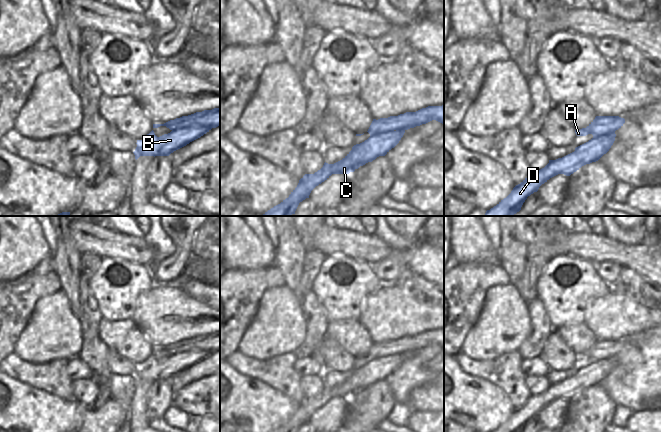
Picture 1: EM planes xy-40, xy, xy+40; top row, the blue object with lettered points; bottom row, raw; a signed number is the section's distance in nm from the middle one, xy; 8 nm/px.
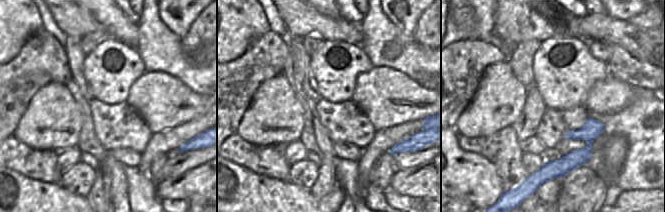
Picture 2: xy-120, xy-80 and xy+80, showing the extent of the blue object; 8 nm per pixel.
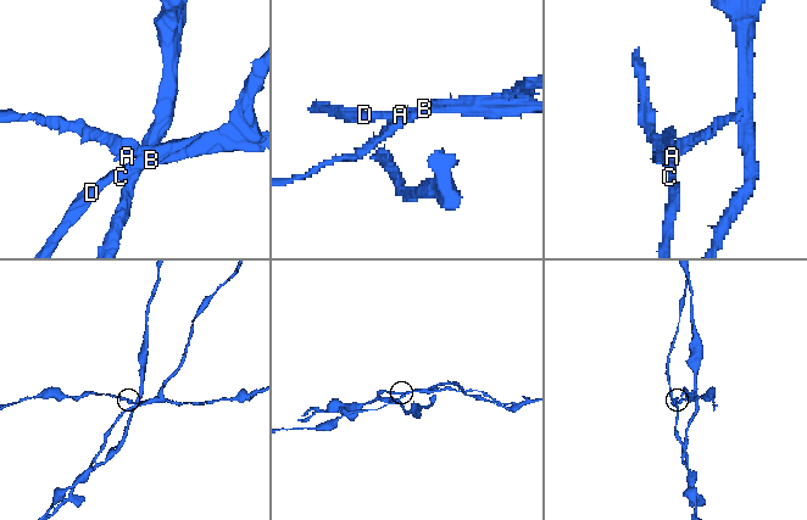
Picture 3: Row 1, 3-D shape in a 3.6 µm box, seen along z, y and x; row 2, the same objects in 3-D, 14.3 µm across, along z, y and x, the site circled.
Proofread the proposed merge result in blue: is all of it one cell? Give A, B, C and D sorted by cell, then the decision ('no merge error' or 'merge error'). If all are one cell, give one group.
A / B C D | merge error

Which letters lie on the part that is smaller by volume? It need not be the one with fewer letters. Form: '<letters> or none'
A

